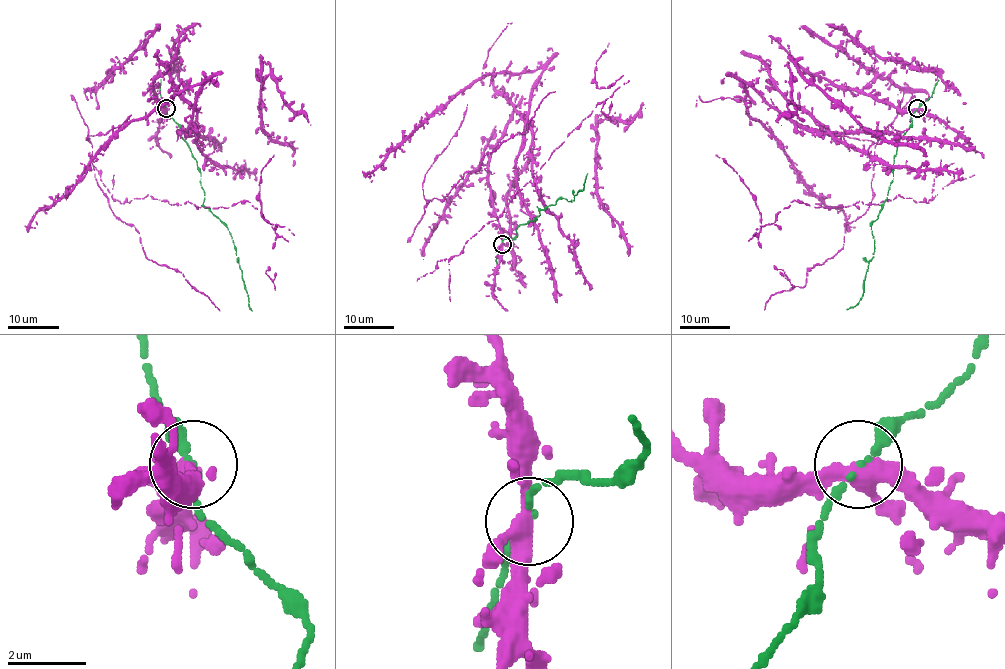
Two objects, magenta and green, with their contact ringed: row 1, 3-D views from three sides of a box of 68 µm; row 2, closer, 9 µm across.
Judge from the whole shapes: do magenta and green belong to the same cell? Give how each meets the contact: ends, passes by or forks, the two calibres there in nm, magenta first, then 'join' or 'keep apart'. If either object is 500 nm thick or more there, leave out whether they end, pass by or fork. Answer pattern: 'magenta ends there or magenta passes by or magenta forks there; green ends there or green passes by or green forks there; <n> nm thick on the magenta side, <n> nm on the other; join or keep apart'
magenta forks there; green passes by; 320 nm thick on the magenta side, 160 nm on the other; join

